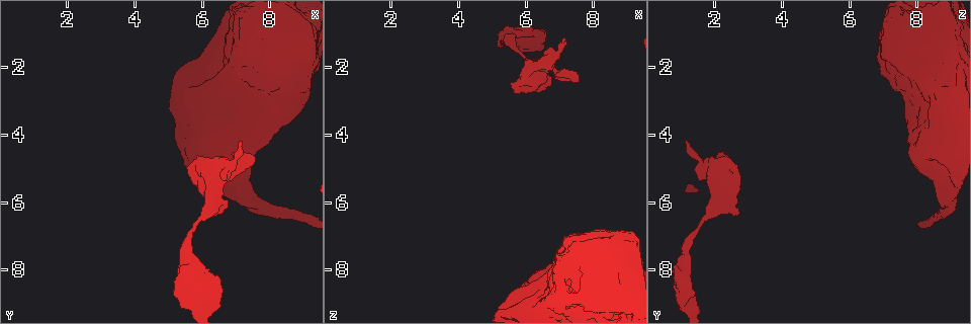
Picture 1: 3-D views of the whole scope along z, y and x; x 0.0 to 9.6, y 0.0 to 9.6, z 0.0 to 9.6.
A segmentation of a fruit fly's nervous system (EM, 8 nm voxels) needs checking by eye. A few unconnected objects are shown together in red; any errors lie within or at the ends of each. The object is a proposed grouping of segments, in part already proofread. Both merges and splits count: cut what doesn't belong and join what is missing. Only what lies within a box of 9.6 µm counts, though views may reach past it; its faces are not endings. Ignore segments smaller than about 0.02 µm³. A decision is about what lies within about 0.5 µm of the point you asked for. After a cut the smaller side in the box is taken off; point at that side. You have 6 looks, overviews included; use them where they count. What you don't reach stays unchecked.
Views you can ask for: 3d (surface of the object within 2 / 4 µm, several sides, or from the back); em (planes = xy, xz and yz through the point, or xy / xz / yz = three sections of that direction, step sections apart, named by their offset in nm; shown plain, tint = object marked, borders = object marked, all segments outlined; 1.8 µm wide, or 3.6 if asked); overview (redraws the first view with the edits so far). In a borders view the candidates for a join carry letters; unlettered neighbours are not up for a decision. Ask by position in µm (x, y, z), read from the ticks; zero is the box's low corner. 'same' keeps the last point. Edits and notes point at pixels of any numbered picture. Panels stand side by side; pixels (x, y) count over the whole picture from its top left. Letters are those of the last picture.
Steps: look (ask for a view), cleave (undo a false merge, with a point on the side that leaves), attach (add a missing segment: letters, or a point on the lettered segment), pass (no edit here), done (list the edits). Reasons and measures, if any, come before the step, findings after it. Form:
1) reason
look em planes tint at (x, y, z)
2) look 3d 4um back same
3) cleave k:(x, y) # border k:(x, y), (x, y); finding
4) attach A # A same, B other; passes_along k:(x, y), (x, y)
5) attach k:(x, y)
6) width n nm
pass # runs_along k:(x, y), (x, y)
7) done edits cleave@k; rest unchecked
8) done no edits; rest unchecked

calibre changes
look 3d 4um at (6.35, 2.60, 8.65)

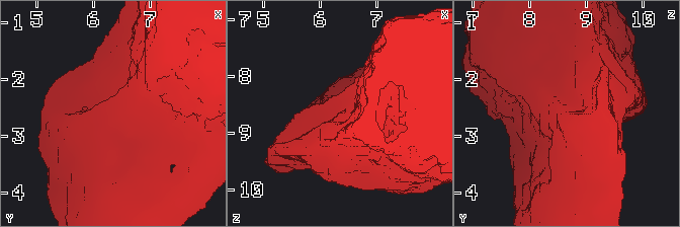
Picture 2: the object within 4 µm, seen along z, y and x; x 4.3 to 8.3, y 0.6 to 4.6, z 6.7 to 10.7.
now the EM
look em xy step 16 tint at (6.40, 2.65, 8.65)

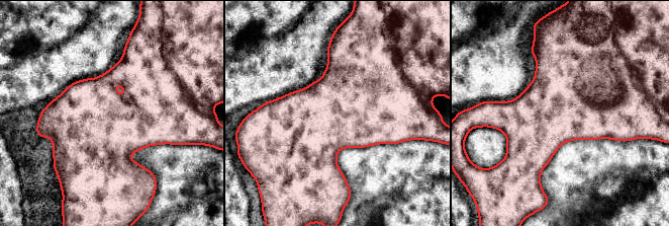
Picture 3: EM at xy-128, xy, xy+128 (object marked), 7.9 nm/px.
see the neighbours
look em xy step 16 borders same

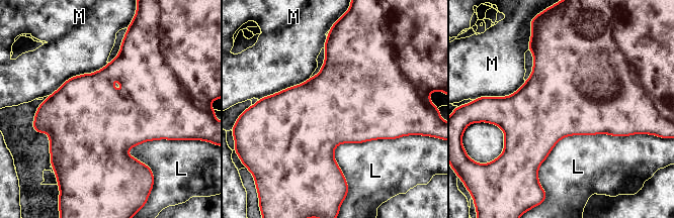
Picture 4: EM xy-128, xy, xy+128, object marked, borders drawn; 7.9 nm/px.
pass # L other, M other; border 4:(624, 135), (566, 135), (537, 173); one neuron here

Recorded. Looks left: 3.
stops while still wide
look 3d 2um at (6.60, 6.30, 2.65)

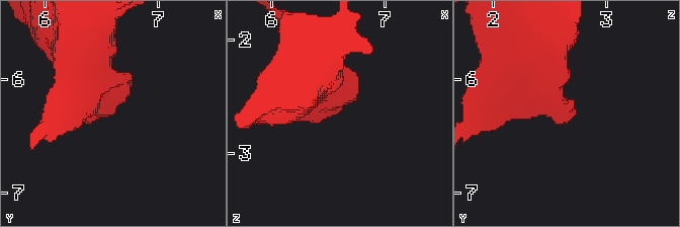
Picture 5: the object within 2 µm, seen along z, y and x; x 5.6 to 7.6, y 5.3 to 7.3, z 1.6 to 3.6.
now the EM
look em planes plain at (6.58, 6.30, 2.62)

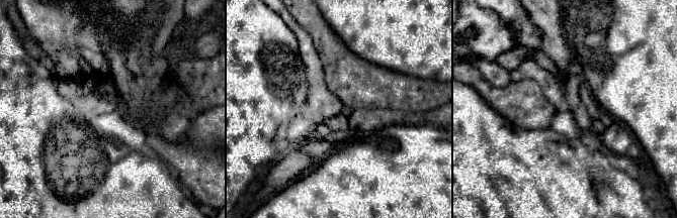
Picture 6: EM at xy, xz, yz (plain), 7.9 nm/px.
see the neighbours
look em planes borders same

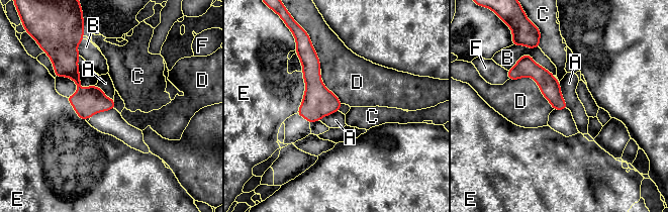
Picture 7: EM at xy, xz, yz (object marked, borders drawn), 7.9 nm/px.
pass # A other, B other, C other, D other, E other, F other; runs_along 7:(511, 76), (534, 72), (563, 106); no lettered segment goes on from it

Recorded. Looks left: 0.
done no edits; rest unchecked

